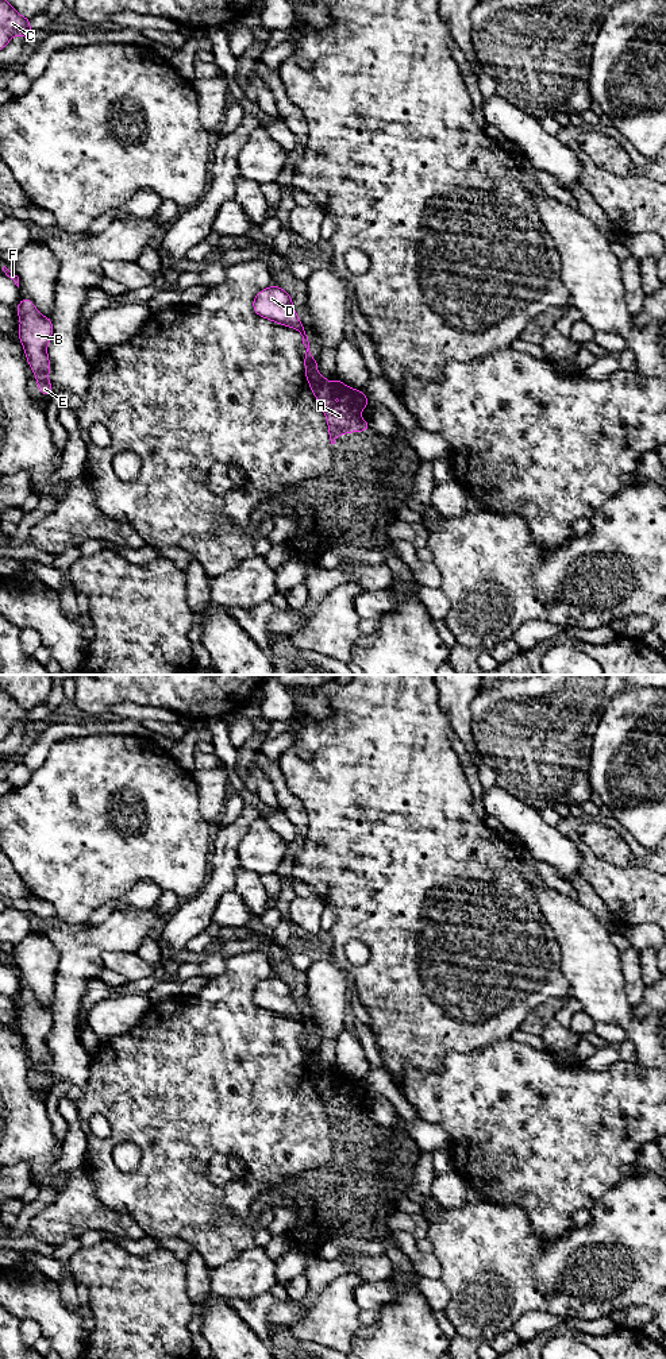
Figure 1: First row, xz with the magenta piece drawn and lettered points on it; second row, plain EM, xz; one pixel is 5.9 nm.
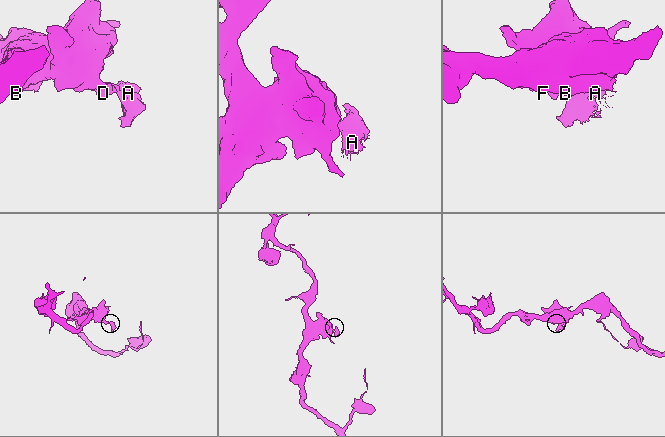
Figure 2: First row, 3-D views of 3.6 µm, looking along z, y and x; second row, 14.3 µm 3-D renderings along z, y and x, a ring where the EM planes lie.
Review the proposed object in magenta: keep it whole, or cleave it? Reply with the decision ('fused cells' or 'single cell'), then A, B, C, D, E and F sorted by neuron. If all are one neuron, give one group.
fused cells; A / B C D E F

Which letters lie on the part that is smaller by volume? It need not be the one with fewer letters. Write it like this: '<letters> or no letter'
A

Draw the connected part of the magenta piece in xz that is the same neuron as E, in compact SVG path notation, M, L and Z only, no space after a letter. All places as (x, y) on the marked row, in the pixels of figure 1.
M23 298L16 312L20 318L19 340L23 344L28 366L35 374L36 383L43 395L53 391L49 382L50 360L47 344L53 336L53 323L50 317L39 313L30 298Z

